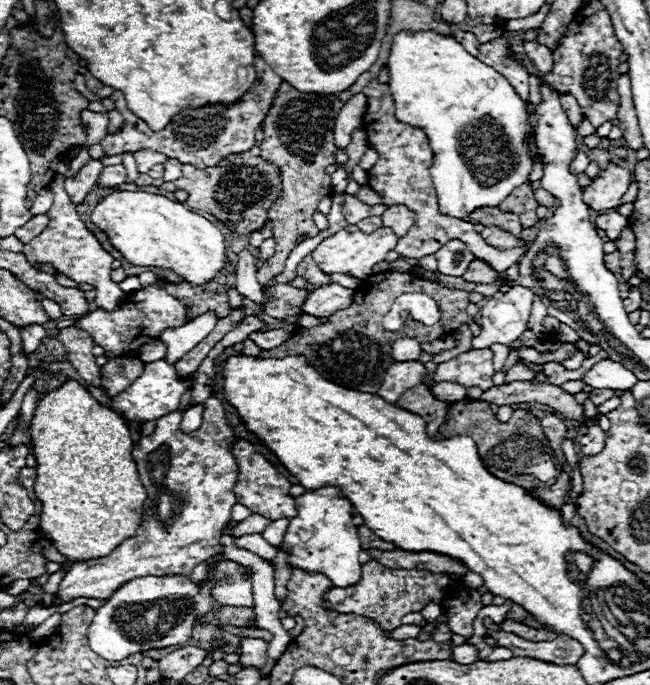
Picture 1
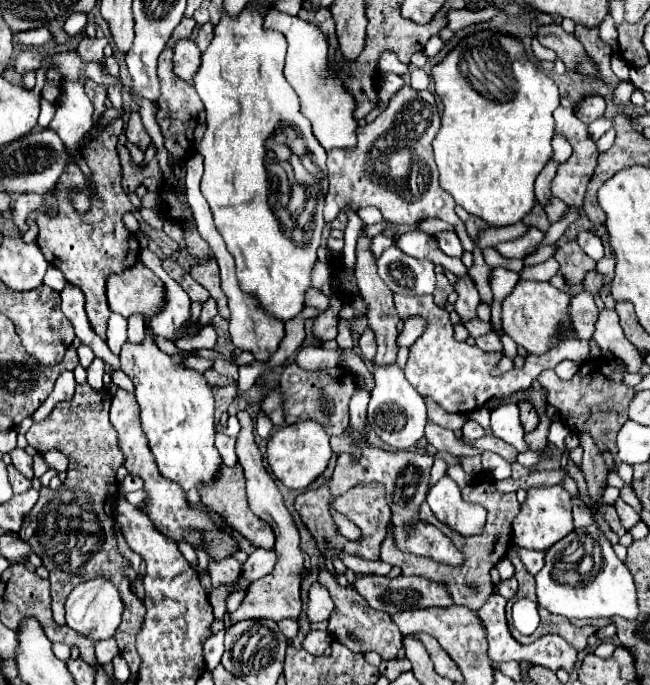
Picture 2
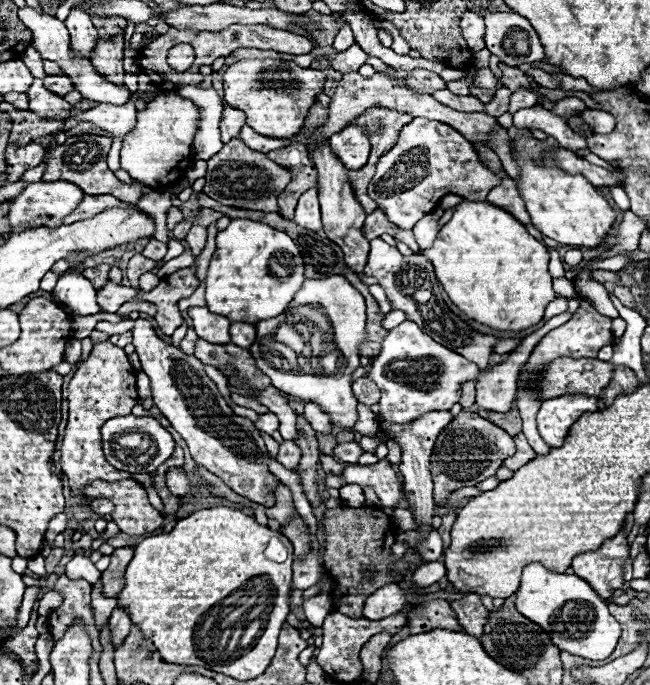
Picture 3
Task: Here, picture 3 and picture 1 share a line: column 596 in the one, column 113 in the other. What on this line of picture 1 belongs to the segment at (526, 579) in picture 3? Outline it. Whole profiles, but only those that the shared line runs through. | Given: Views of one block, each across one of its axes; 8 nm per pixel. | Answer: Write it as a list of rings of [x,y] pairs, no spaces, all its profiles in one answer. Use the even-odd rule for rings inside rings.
[[[184,576],[136,578],[116,590],[114,596],[98,608],[88,632],[90,648],[106,660],[122,660],[148,648],[184,644],[192,636],[194,620],[200,614],[212,612],[210,602],[210,586],[200,590],[200,584],[192,584]]]

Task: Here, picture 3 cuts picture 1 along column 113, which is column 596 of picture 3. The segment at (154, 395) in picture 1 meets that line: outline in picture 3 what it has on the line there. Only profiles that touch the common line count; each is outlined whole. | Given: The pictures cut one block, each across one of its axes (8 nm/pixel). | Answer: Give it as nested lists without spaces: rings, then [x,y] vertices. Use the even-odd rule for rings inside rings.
[[[570,394],[570,396],[558,396],[552,400],[546,400],[538,410],[538,432],[548,442],[550,448],[560,448],[564,438],[568,436],[570,426],[584,414],[584,412],[596,412],[598,410],[598,398],[596,396],[582,396],[582,394]]]

